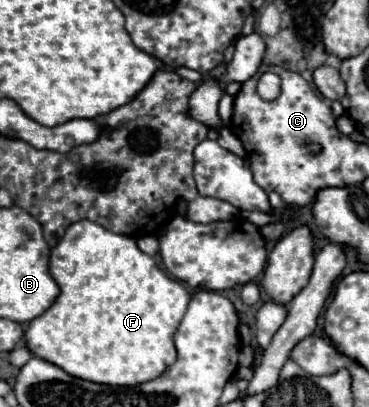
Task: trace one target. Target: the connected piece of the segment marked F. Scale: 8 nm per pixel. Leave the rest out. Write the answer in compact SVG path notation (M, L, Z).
M92 221L72 223L50 253L50 275L60 285L60 295L50 309L30 321L30 327L24 333L26 347L32 355L56 363L56 367L78 379L120 387L156 379L176 361L174 333L188 309L190 293L182 283L170 279L150 255L142 253L136 239L116 235Z

